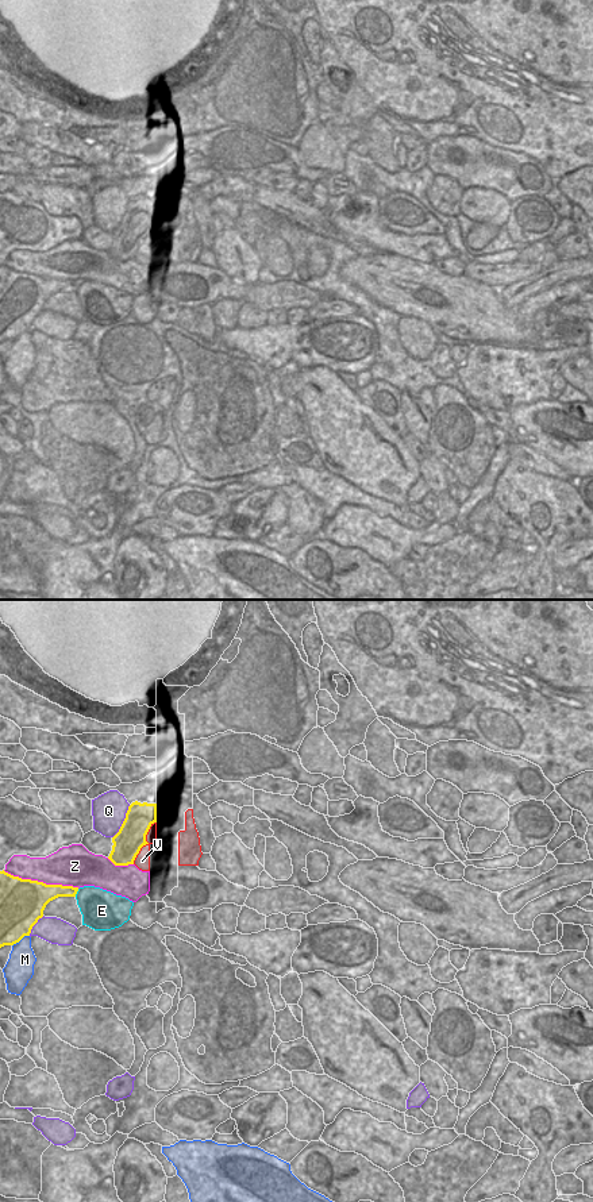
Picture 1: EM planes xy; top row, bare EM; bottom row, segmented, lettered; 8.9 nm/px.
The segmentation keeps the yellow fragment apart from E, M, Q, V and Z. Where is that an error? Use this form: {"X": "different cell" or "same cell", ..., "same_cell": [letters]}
{"E": "different cell", "M": "different cell", "Q": "different cell", "V": "different cell", "Z": "different cell", "same_cell": []}

